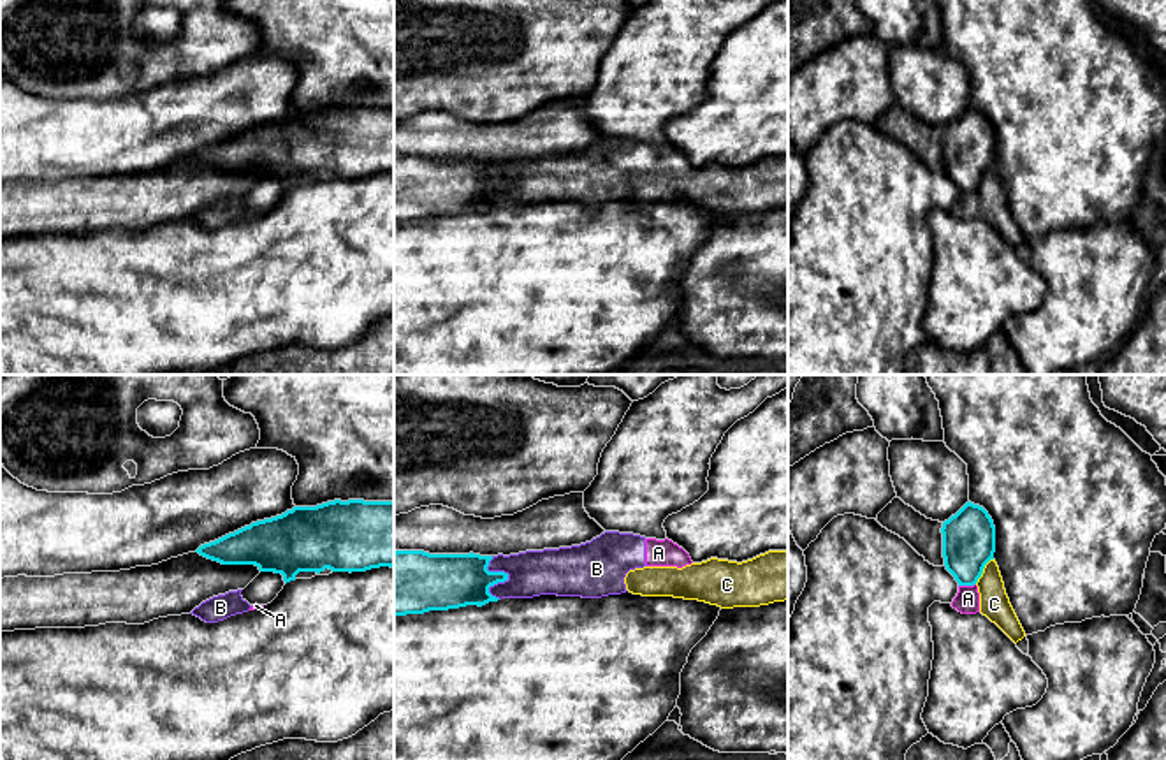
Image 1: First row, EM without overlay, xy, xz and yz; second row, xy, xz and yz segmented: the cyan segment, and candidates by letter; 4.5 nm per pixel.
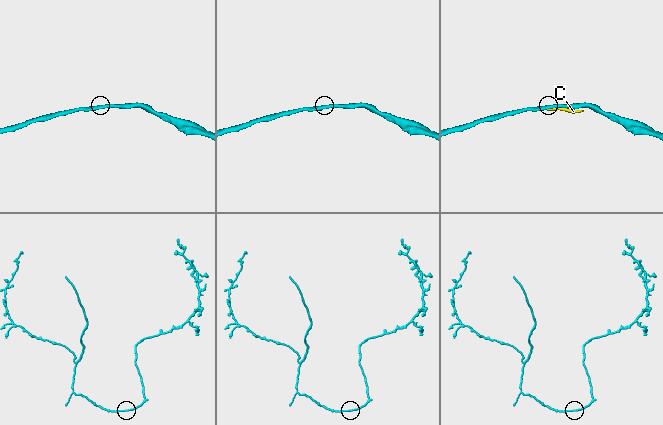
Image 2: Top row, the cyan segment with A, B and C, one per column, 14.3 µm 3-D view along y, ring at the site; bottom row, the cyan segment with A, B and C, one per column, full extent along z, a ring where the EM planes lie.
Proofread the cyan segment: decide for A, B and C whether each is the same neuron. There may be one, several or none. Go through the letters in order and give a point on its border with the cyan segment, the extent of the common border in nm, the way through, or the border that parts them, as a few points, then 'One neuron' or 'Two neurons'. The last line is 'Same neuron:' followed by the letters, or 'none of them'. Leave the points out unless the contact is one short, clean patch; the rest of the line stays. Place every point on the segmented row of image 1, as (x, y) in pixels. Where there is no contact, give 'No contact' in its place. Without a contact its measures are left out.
A: Touches cyan at yz (966, 584). Shared border 80 nm. Boundary: yz (975, 583), (959, 586). Two neurons
B: Touches cyan at xz (507, 577). Shared border 200 nm. Two neurons
C: Touches cyan at yz (982, 570). Shared border 150 nm. Two neurons
Same neuron: none of them

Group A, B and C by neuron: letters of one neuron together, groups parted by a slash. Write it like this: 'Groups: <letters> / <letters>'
Groups: A B C

